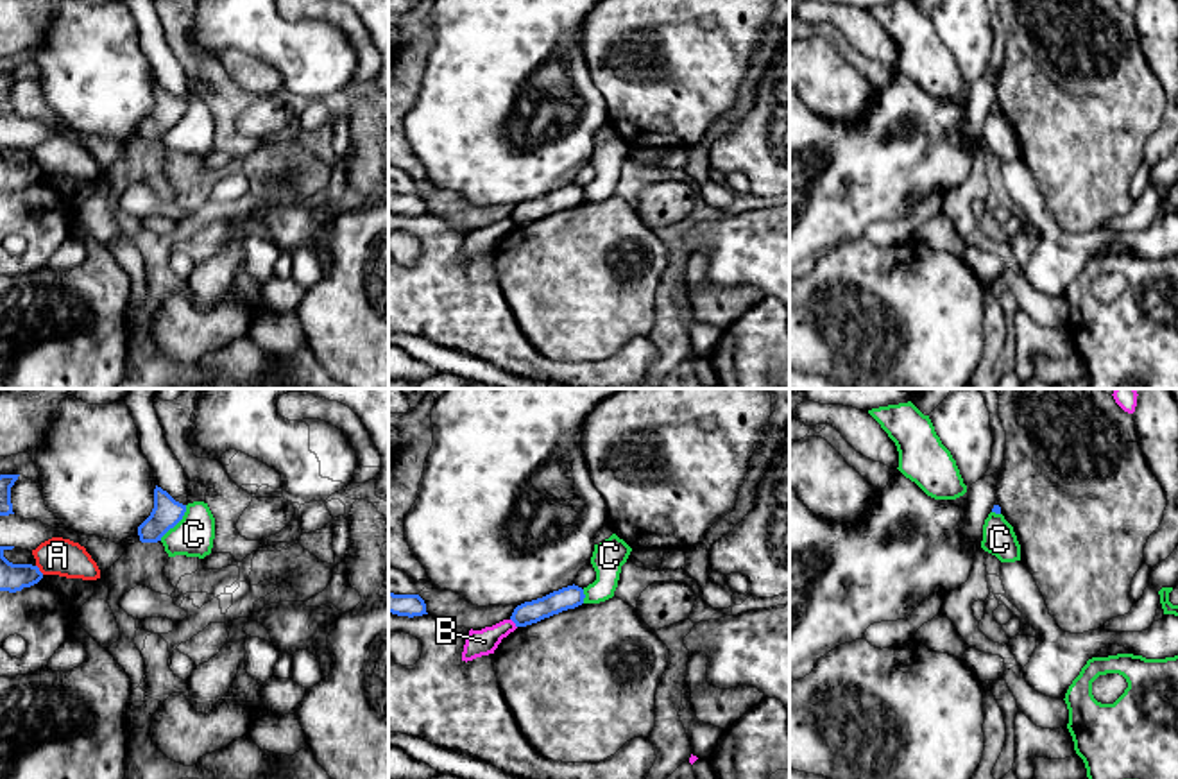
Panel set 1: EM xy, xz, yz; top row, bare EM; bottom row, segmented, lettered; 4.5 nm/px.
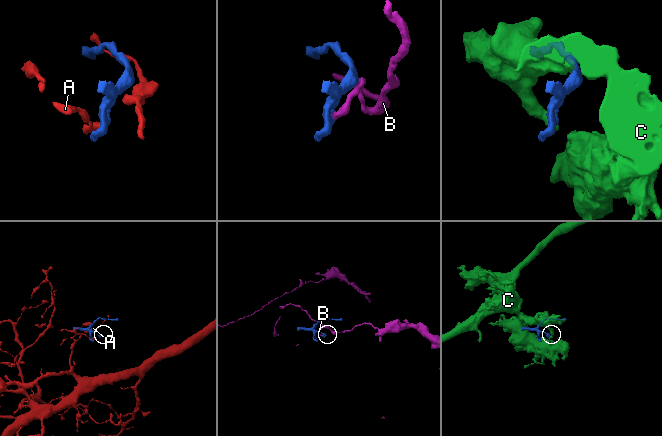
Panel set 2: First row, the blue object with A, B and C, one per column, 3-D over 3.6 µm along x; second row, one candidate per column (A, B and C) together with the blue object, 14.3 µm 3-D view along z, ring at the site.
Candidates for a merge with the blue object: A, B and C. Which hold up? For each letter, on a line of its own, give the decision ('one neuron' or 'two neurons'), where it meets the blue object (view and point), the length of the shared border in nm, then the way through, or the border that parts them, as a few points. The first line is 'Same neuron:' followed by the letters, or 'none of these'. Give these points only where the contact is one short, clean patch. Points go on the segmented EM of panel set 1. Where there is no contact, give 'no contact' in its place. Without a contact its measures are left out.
Same neuron: none of these
A: two neurons; meets blue in xy at (38, 570); contact 60 nm long; border along xy (36, 564), (43, 573)
B: two neurons; meets blue in xz at (514, 622); contact 50 nm long; border along xz (511, 618), (516, 627)
C: two neurons; meets blue in xy at (176, 523); contact 200 nm long; border along xy (187, 505), (181, 518), (160, 539)

